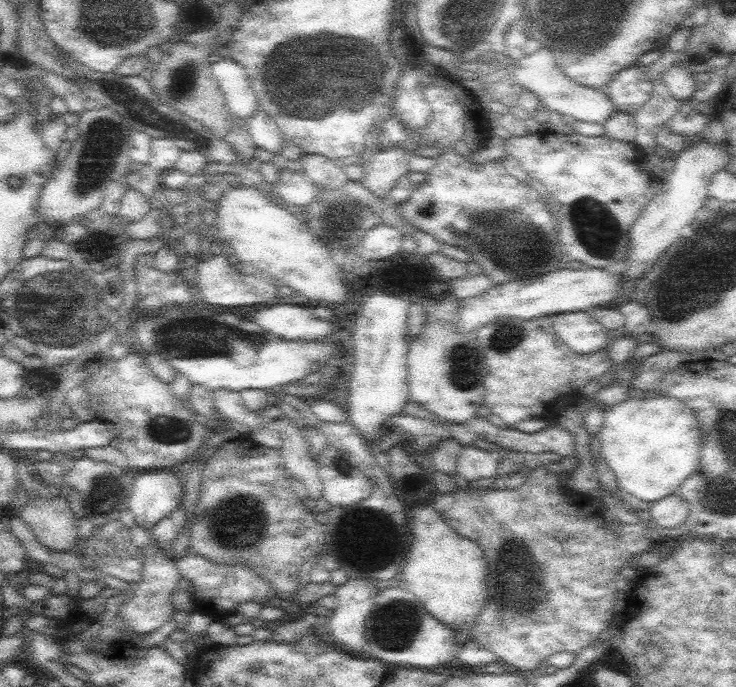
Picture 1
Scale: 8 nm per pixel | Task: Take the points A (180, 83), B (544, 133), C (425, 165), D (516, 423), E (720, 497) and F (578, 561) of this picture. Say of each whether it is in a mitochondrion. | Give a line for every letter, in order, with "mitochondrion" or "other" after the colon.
A: mitochondrion
B: other
C: other
D: other
E: mitochondrion
F: other

